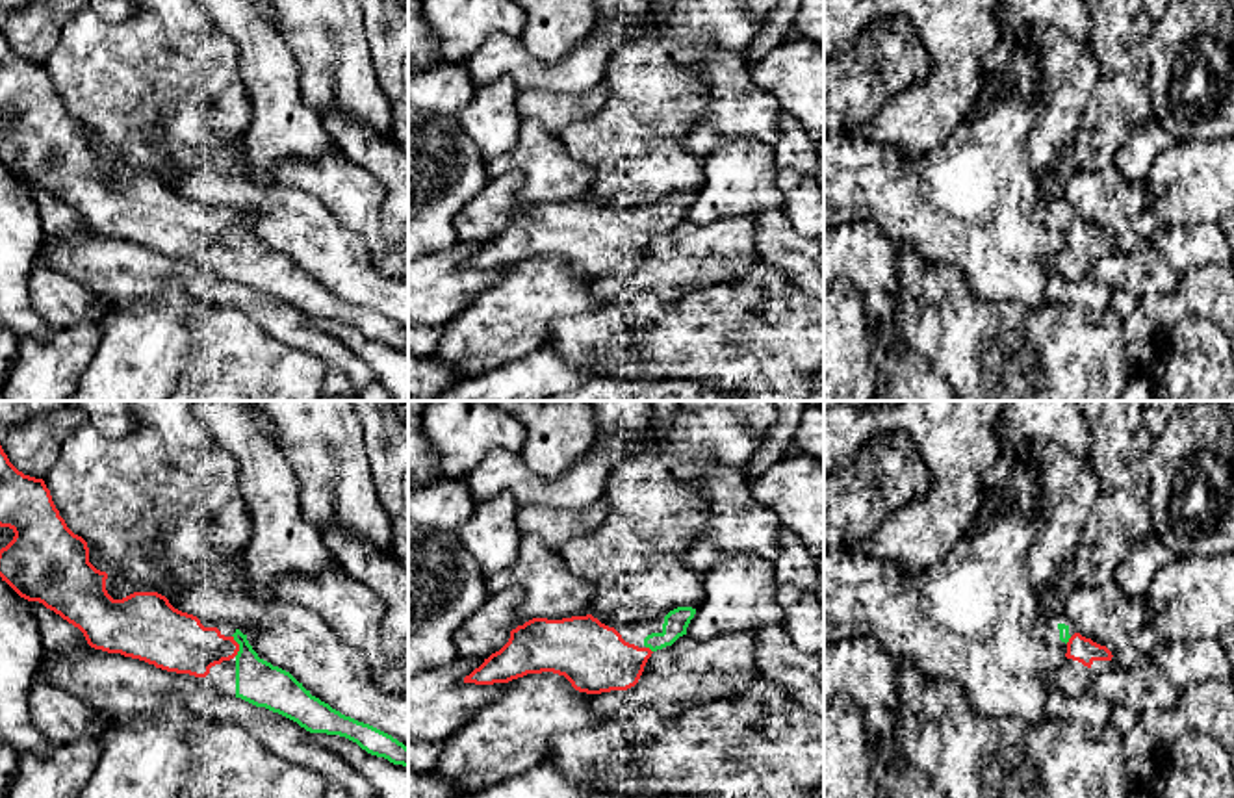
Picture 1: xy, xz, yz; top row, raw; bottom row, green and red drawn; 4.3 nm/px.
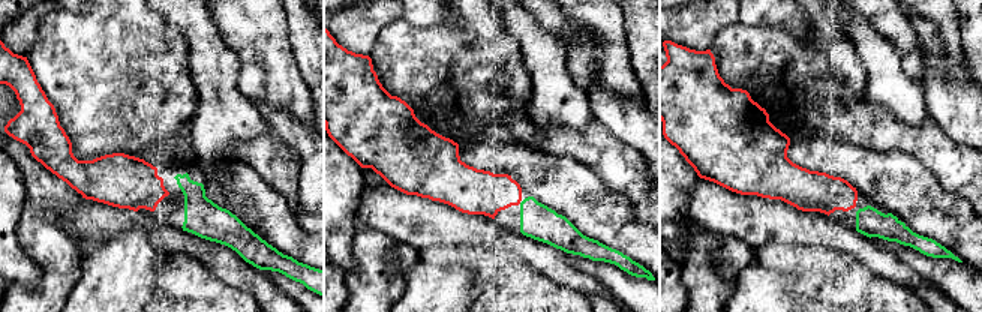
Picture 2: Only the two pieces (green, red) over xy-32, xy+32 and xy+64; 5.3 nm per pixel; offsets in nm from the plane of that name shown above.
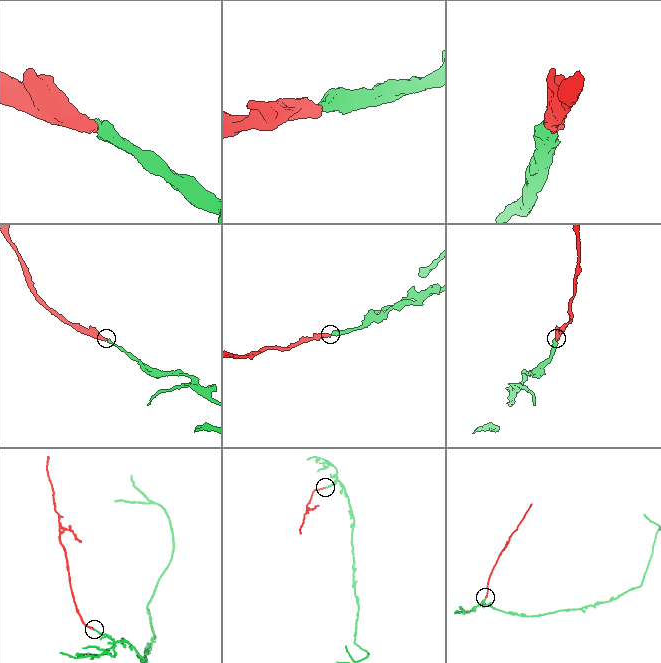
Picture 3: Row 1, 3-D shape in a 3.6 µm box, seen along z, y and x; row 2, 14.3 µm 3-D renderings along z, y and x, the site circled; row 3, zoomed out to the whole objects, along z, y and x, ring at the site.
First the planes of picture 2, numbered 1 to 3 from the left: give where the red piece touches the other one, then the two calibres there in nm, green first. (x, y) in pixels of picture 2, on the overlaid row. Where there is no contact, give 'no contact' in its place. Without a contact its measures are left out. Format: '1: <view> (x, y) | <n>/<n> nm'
1: no contact
2: no contact
3: no contact

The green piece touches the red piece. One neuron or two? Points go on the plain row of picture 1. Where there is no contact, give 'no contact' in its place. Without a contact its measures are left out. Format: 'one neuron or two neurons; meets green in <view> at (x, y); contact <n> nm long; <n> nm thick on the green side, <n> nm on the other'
one neuron; meets green in xy at (240, 231); contact 100 nm long; 190 nm thick on the green side, 240 nm on the other

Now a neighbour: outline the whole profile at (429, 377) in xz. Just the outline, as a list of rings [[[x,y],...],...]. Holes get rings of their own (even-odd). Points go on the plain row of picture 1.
[[[408,354],[408,401],[438,401],[466,375],[440,360],[436,354]]]

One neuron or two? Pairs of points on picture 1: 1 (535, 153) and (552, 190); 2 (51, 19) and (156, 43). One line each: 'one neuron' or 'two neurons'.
1: one neuron
2: two neurons

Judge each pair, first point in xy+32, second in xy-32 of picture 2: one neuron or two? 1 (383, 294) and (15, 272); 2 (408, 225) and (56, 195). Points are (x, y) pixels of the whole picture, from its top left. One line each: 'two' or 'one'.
1: two
2: two

